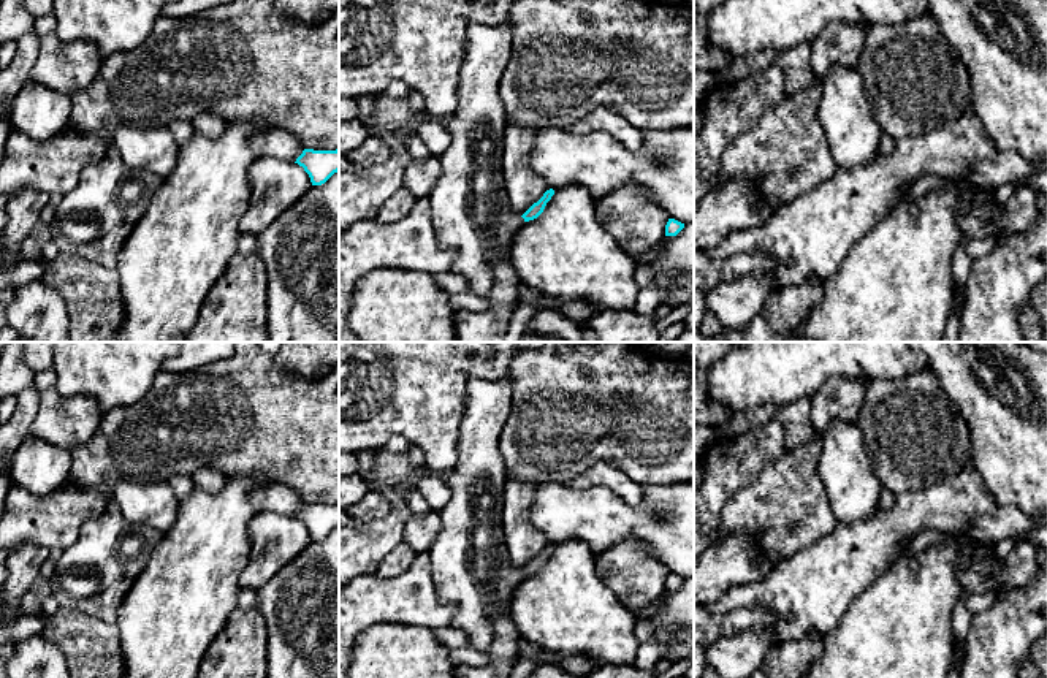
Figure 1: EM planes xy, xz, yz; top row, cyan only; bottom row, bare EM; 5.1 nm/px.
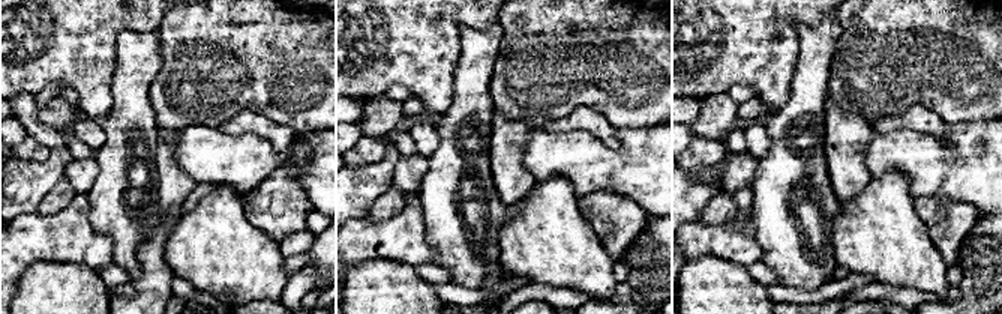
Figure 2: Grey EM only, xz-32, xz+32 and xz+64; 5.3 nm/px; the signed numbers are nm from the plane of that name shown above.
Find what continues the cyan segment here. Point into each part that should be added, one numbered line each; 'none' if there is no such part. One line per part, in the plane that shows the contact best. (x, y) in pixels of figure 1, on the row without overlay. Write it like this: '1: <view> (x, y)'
1: xz (471, 571)

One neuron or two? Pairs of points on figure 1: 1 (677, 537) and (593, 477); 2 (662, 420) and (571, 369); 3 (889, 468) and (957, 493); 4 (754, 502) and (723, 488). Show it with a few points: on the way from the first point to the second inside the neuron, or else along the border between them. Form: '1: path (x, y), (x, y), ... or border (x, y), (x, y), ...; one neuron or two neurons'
1: border (602, 487), (632, 506), (643, 498); two neurons
2: path (640, 412), (593, 392); one neuron
3: border (963, 468), (940, 480), (898, 495); two neurons
4: border (764, 469), (727, 501), (719, 526); two neurons

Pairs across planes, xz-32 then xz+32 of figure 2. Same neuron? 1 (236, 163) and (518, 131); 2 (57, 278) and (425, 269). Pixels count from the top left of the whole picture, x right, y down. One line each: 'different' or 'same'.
1: different
2: different

